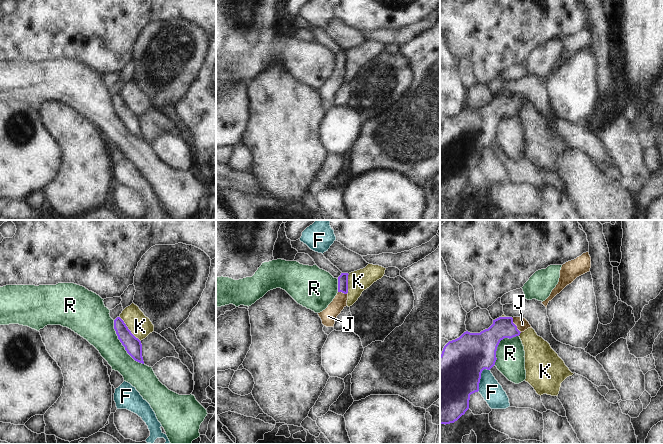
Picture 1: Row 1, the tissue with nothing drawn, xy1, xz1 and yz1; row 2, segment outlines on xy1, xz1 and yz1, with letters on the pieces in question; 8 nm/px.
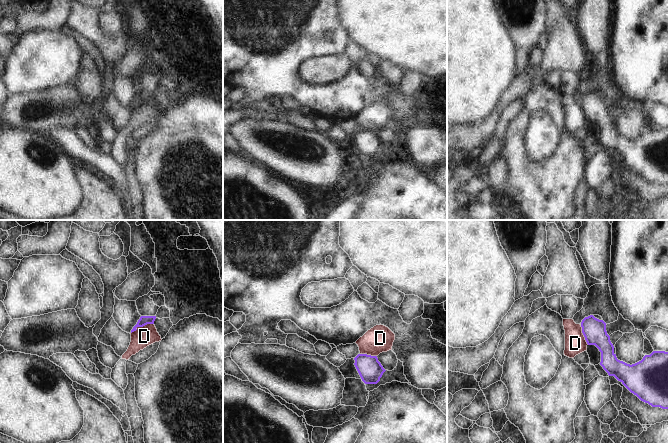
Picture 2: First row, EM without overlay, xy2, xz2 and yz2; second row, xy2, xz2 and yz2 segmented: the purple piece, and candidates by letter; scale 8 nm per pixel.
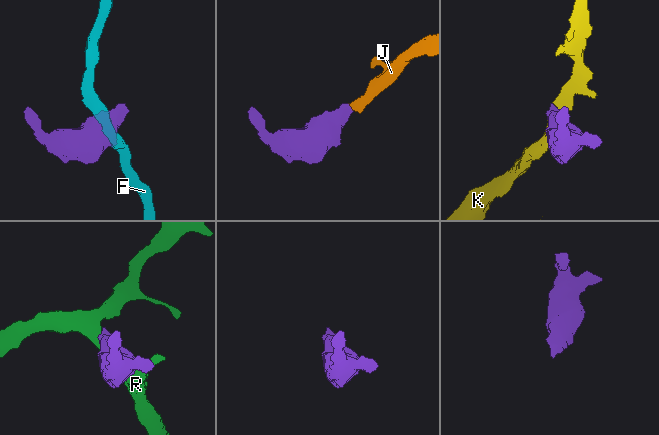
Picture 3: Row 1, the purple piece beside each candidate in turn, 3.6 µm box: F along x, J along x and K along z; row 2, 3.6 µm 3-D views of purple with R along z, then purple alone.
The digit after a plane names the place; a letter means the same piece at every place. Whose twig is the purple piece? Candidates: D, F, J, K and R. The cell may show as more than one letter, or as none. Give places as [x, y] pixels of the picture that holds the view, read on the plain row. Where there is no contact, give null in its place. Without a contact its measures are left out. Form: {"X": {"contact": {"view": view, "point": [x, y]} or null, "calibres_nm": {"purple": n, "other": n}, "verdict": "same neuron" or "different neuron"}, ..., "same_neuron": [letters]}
{"D": {"contact": {"view": "xy2", "point": [141, 102]}, "calibres_nm": {"purple": 80, "other": 160}, "verdict": "different neuron"}, "F": {"contact": {"view": "yz1", "point": [480, 154]}, "calibres_nm": {"purple": 420, "other": 170}, "verdict": "different neuron"}, "J": {"contact": {"view": "yz1", "point": [515, 101]}, "calibres_nm": {"purple": 180, "other": 100}, "verdict": "same neuron"}, "K": {"contact": {"view": "xy1", "point": [128, 105]}, "calibres_nm": {"purple": 140, "other": 180}, "verdict": "different neuron"}, "R": {"contact": {"view": "xy1", "point": [122, 120]}, "calibres_nm": {"purple": 140, "other": 280}, "verdict": "different neuron"}, "same_neuron": ["J"]}

